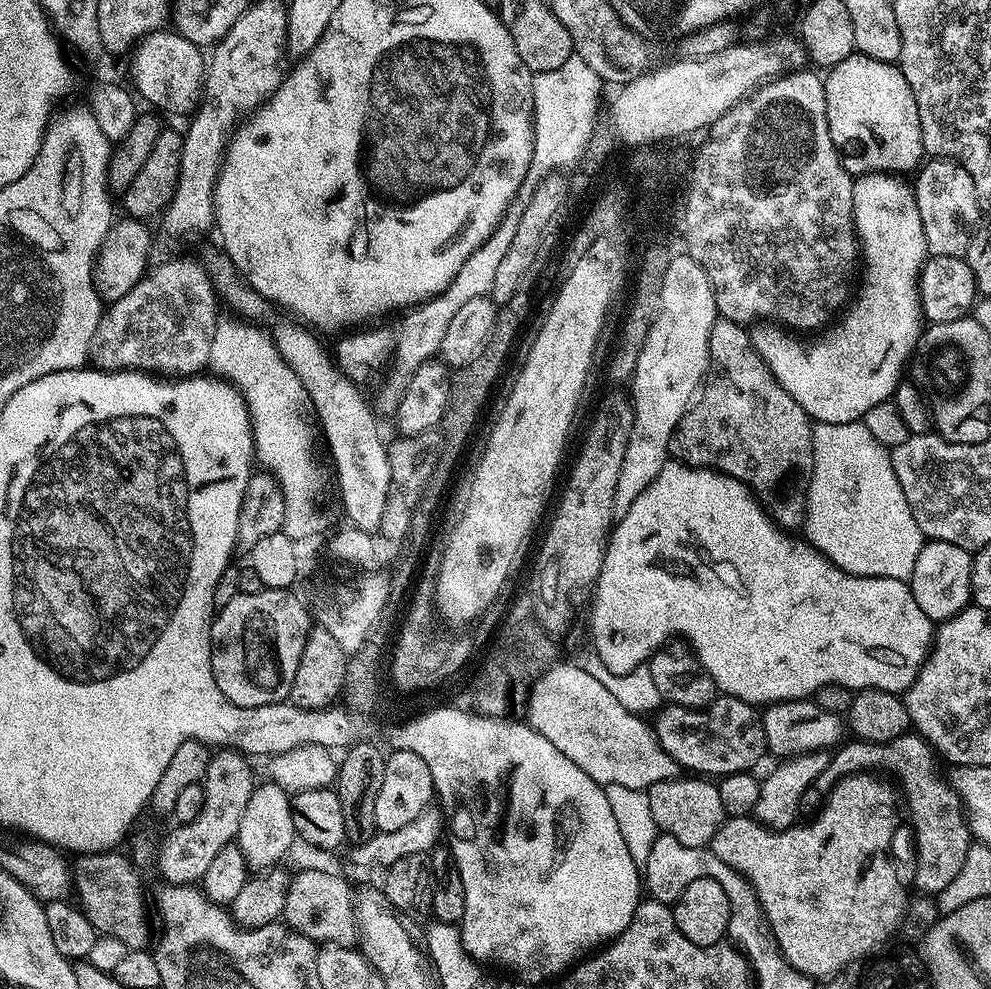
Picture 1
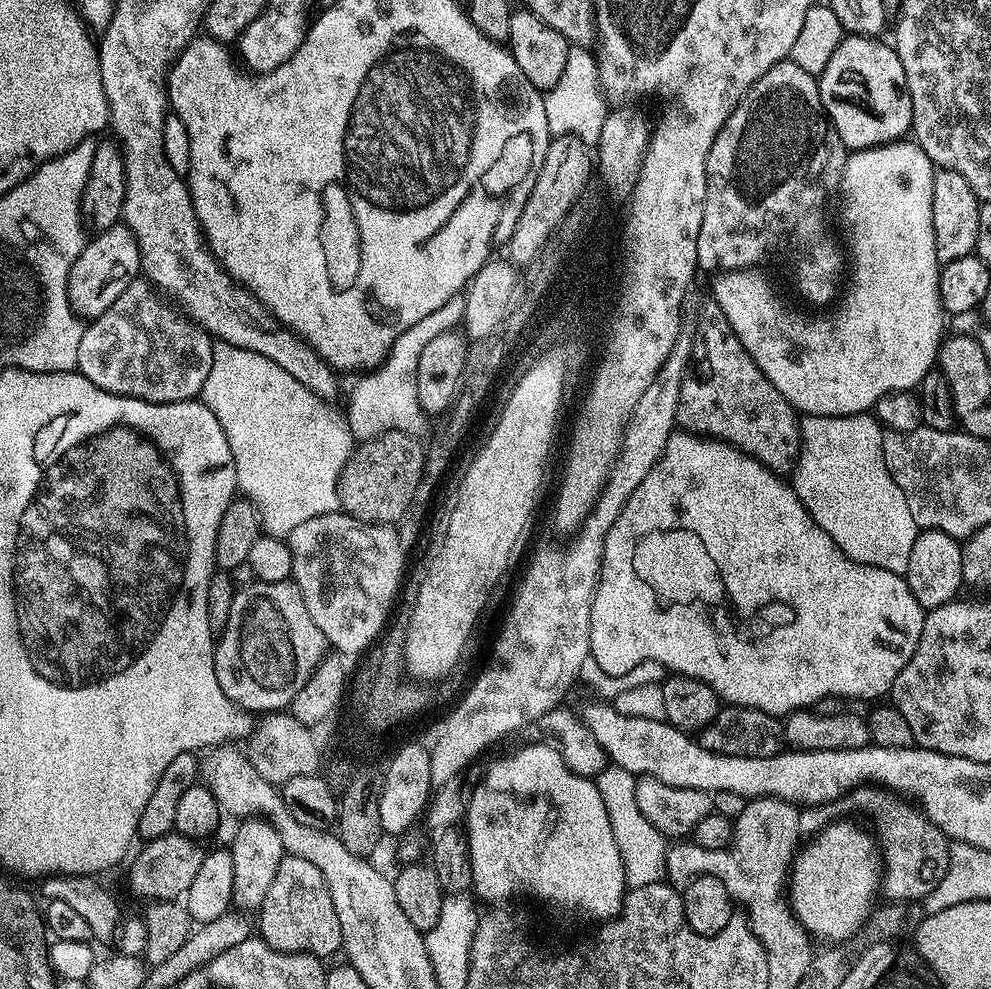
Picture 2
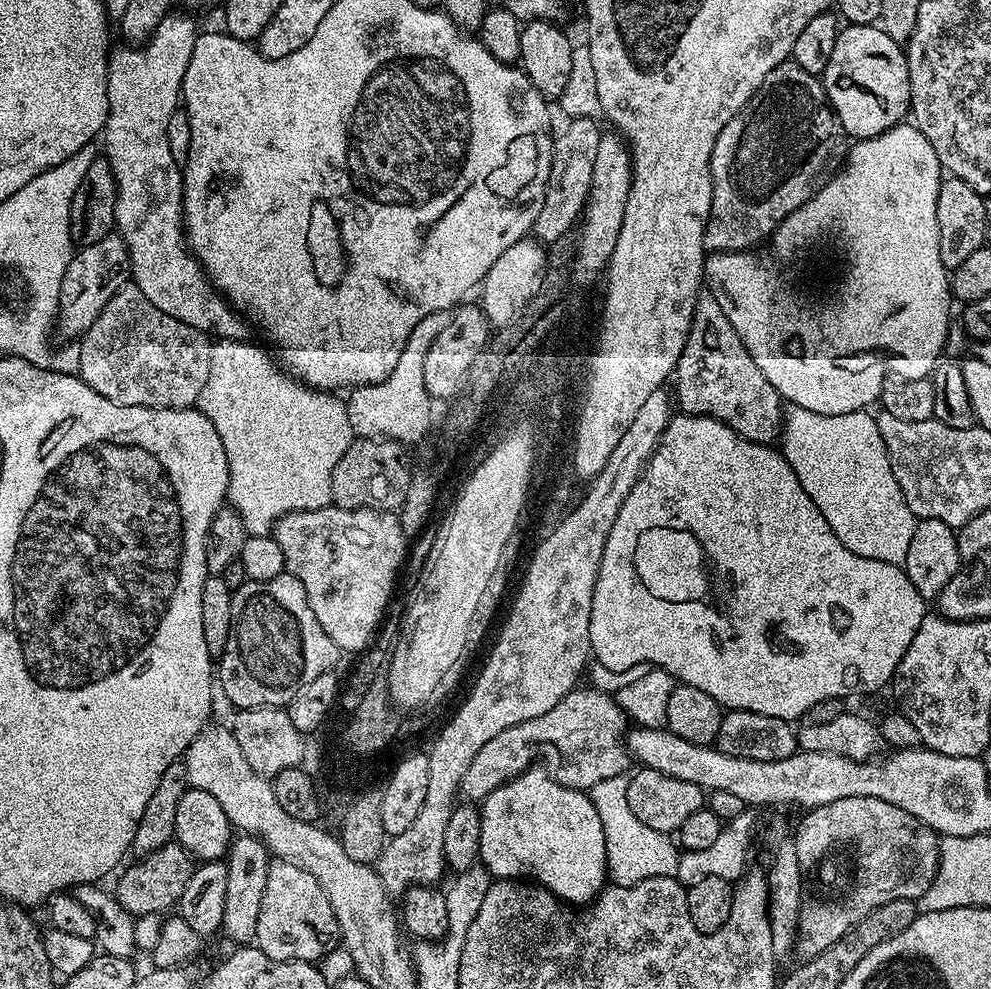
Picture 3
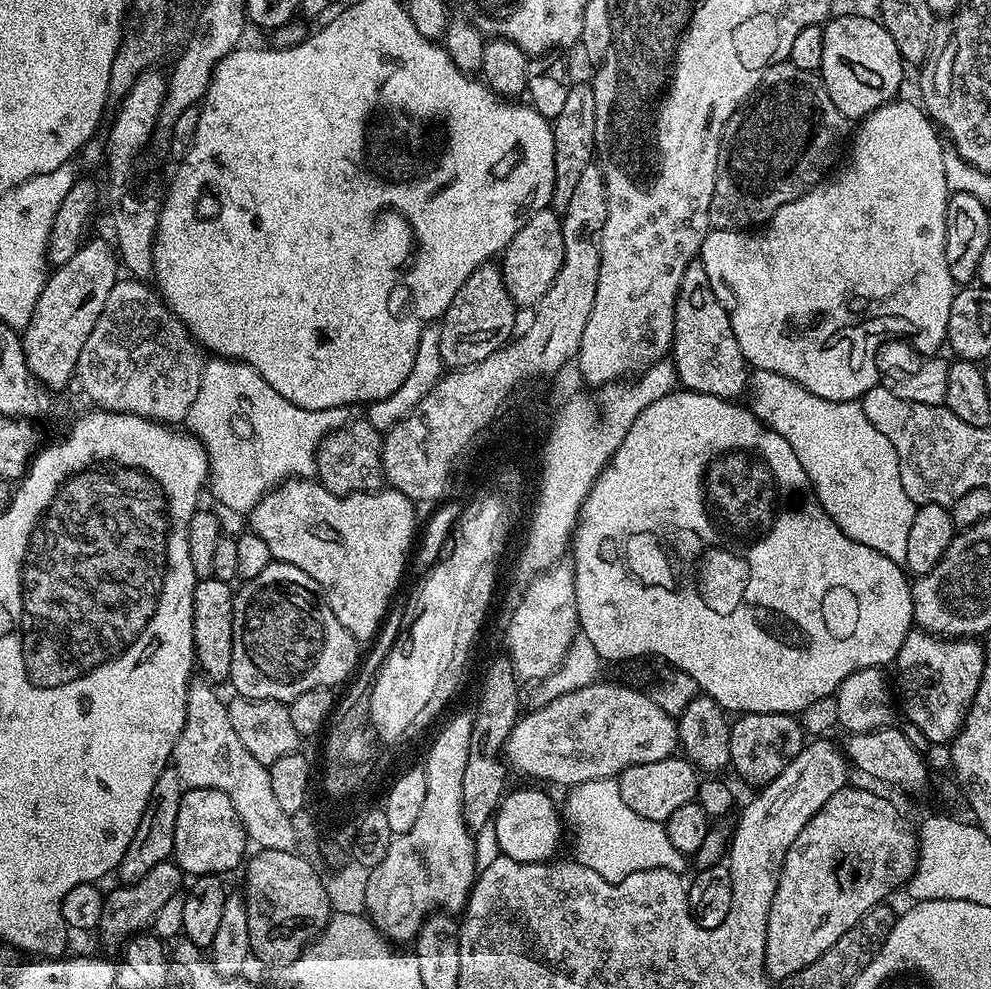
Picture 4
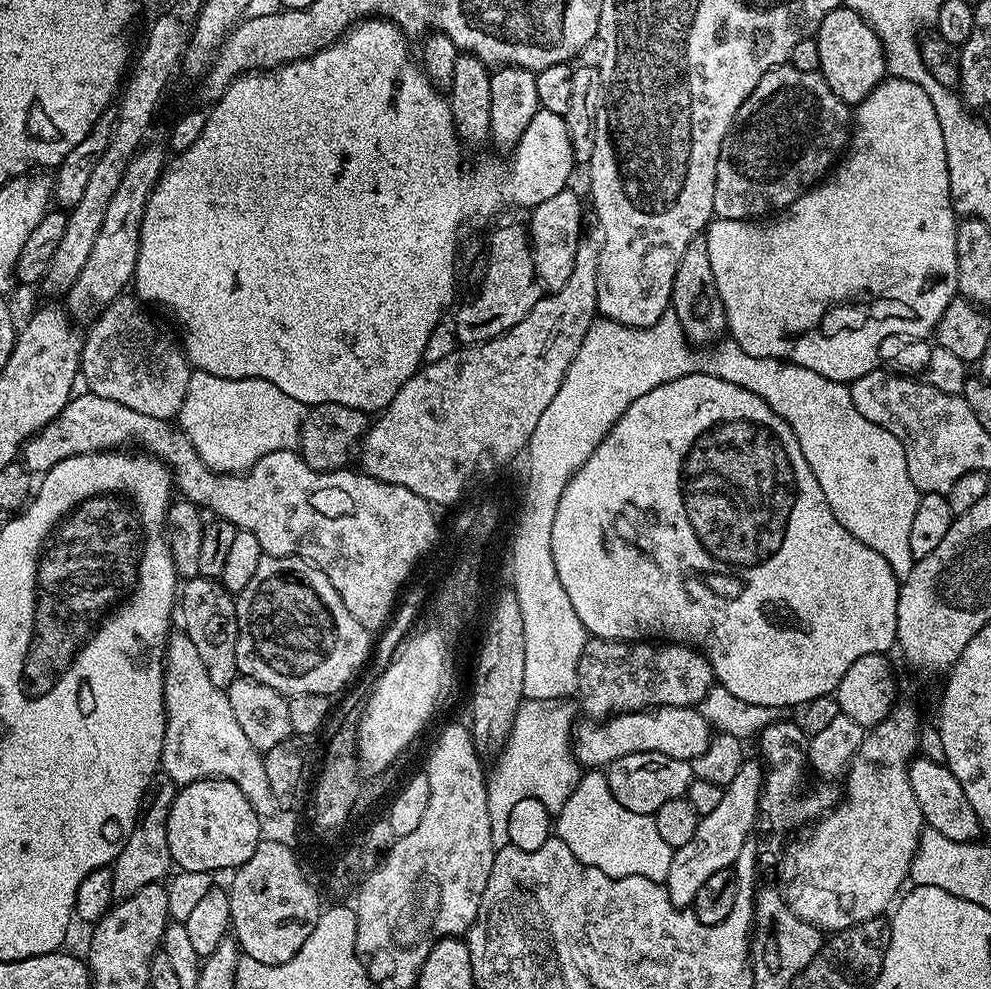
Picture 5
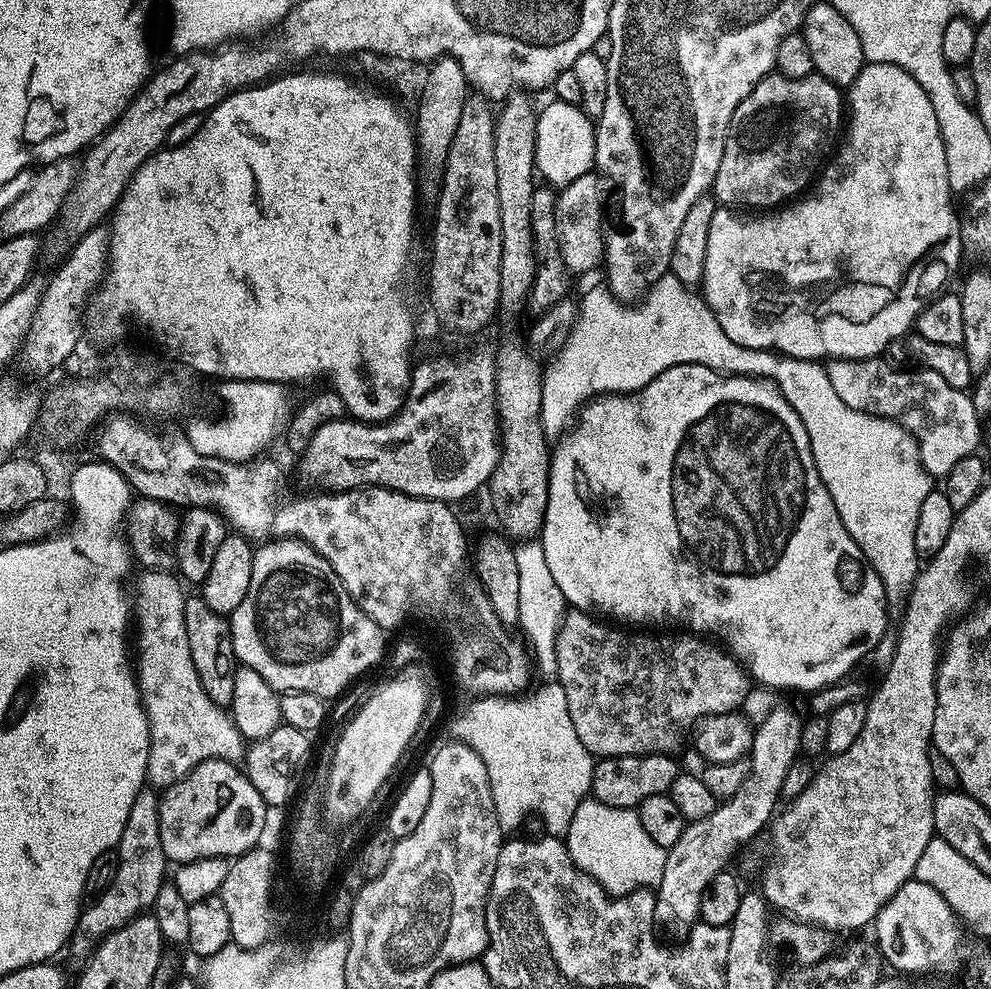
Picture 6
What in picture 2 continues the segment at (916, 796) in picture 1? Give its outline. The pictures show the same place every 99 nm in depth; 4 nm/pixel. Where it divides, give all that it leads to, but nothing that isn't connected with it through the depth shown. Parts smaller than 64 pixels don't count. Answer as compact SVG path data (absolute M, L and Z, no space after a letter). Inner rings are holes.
M852 790L837 800L805 807L800 814L801 833L815 834L841 814L852 814L855 808L873 808L877 818L884 823L884 829L878 832L886 867L882 877L883 895L892 902L923 901L930 890L946 878L950 866L950 840L915 803L907 804L903 795L891 790L862 791L866 790Z

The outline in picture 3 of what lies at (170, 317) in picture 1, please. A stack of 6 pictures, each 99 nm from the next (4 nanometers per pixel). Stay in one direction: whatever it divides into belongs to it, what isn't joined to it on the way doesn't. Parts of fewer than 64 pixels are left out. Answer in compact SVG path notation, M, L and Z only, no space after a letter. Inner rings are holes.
M129 282L106 302L79 346L78 375L102 398L122 406L190 408L206 386L213 341L208 333L162 314L136 284Z

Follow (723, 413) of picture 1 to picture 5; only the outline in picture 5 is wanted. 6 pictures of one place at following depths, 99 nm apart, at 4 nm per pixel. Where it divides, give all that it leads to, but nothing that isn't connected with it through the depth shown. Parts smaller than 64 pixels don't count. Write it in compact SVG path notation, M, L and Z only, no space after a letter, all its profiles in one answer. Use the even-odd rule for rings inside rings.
M707 235L695 236L682 253L682 262L678 262L678 274L674 274L670 312L678 318L682 330L693 345L711 346L728 332L726 310L714 282L714 269L710 267Z

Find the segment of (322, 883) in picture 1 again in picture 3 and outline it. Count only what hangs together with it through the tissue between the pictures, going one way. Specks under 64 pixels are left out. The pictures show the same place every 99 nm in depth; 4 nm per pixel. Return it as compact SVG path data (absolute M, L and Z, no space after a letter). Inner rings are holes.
M273 859L268 865L266 890L262 890L262 906L258 909L255 947L275 960L320 962L332 951L339 934L330 898L318 886L318 878L288 860Z

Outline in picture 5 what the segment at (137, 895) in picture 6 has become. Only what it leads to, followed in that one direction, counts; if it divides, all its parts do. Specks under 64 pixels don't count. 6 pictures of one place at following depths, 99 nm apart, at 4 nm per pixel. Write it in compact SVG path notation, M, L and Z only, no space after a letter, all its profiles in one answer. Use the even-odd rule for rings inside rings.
M163 770L150 778L150 786L144 795L142 811L136 819L134 830L130 838L126 838L126 846L122 846L122 854L118 854L118 858L111 865L114 874L114 897L132 896L142 890L142 886L161 883L173 871L170 842L166 842L166 822L177 791L178 786Z

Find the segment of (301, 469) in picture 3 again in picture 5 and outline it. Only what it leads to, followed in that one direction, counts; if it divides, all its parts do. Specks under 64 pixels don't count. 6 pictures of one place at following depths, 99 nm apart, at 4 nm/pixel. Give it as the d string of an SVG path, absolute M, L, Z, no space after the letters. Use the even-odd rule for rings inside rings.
M193 370L178 423L186 438L190 438L198 458L202 458L208 468L221 474L243 474L266 458L266 454L295 449L300 443L300 427L305 415L305 405L290 398L290 394L282 394L282 390L270 382L258 378L218 378L218 374Z

